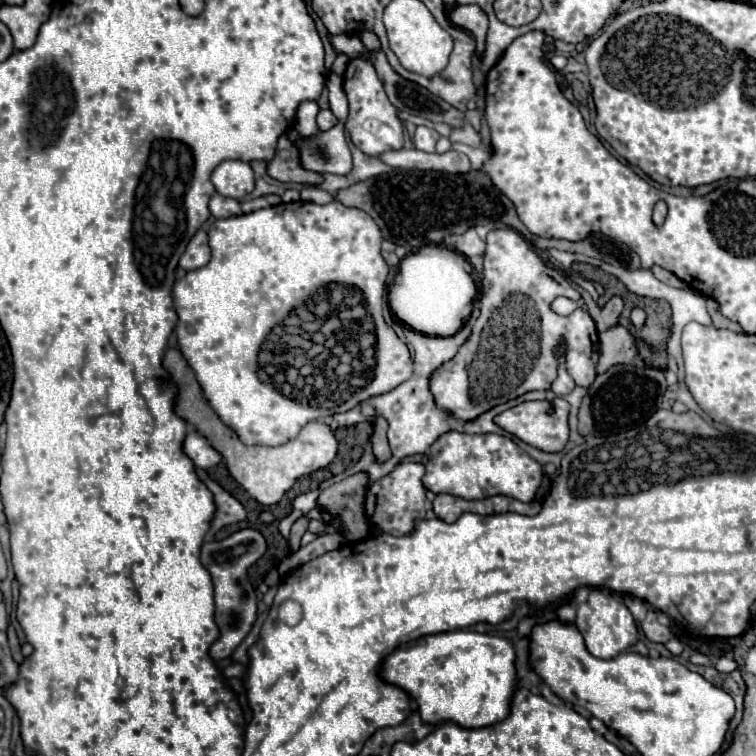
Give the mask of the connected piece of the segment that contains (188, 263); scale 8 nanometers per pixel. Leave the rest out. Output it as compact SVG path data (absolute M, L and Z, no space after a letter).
M196 231L196 235L190 239L186 251L180 257L180 267L186 271L204 267L204 263L208 263L210 259L210 247L208 247L208 235L206 231Z

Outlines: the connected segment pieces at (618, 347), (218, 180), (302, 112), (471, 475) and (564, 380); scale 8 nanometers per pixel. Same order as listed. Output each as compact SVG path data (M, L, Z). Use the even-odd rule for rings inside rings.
M616 325L604 333L600 333L600 361L598 371L606 371L616 363L628 363L642 367L644 361L638 357L634 347L634 337L622 325Z
M222 161L212 171L212 183L220 195L240 201L252 193L254 173L252 167L244 161Z
M302 101L296 109L296 129L300 135L314 135L318 131L316 127L316 113L320 111L316 101Z
M448 431L432 443L422 481L432 493L450 493L462 499L508 495L520 501L532 501L542 481L542 467L508 436Z
M558 353L558 379L552 383L552 391L556 393L556 397L564 397L564 395L568 395L574 387L576 387L576 383L574 383L574 379L568 375L568 371L566 371L566 367L564 367L564 357L562 357L562 353Z

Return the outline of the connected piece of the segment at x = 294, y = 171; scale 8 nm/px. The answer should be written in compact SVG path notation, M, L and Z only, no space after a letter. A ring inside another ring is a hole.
M282 135L278 139L276 157L268 161L268 175L272 179L278 179L282 183L306 183L306 185L318 185L322 181L322 175L316 175L312 171L304 171L300 167L300 159L296 155L296 147L288 143L288 137ZM284 151L284 157L282 157ZM288 151L288 153L286 153Z

